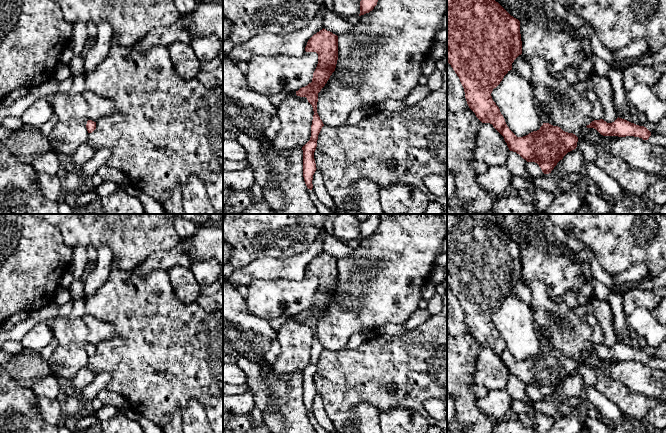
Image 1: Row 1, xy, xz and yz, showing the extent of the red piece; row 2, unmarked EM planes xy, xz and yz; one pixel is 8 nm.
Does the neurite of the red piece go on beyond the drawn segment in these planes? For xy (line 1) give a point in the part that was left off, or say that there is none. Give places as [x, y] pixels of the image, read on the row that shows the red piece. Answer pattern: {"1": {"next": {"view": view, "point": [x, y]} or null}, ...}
{"1": {"next": null}}

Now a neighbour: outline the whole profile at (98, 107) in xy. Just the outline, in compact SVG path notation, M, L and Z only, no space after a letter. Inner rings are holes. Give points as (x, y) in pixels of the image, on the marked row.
M89 90L81 94L88 104L87 118L97 122L100 118L115 111L114 102Z

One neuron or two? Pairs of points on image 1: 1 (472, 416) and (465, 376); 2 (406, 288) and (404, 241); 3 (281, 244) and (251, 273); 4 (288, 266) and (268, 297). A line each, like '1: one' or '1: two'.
1: one
2: one
3: two
4: two

